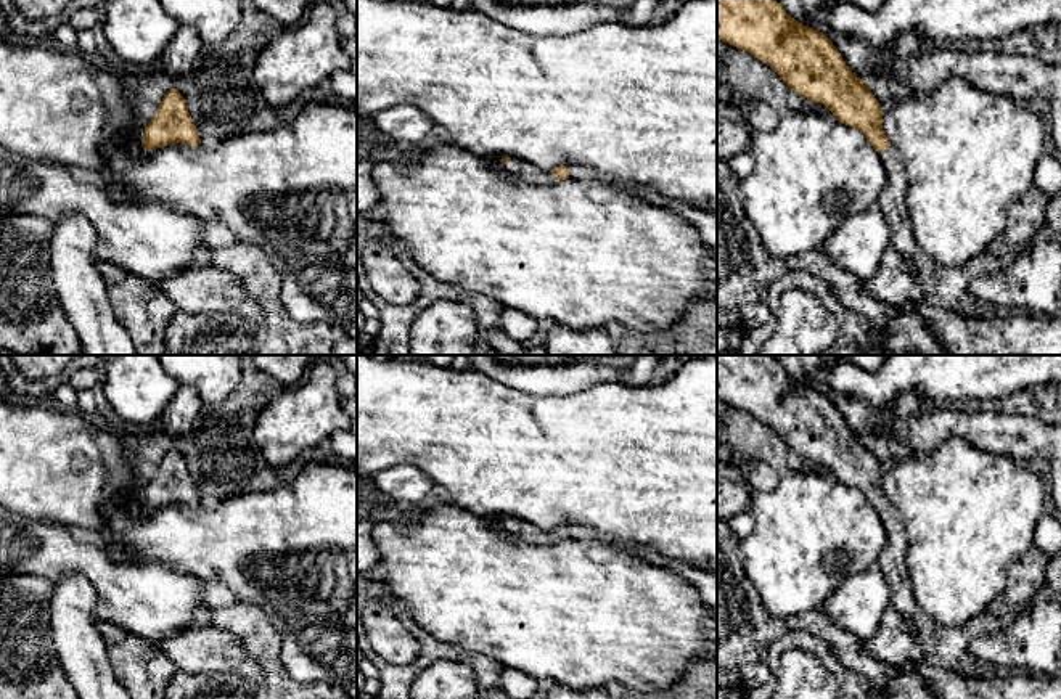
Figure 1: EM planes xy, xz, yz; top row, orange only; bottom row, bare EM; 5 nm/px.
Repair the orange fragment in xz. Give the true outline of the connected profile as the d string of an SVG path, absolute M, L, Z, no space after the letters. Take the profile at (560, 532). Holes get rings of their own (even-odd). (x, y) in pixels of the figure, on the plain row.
M502 517L500 529L518 535L521 540L532 545L553 545L559 540L569 538L567 525L555 527L551 532L537 529L527 521Z

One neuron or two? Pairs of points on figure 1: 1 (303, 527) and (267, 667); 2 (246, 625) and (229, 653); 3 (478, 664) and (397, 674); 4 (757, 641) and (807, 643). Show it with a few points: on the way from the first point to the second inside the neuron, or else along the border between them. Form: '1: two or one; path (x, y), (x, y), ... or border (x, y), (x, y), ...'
1: two; border (251, 603), (277, 630), (285, 667)
2: two; border (211, 622), (230, 630), (259, 670)
3: one; path (458, 653), (431, 653), (417, 667)
4: two; border (774, 640), (767, 651), (767, 678)

